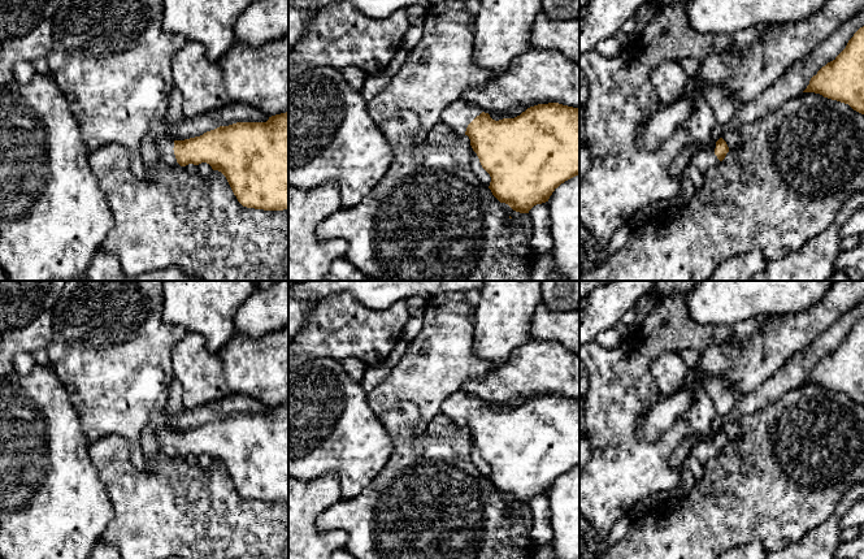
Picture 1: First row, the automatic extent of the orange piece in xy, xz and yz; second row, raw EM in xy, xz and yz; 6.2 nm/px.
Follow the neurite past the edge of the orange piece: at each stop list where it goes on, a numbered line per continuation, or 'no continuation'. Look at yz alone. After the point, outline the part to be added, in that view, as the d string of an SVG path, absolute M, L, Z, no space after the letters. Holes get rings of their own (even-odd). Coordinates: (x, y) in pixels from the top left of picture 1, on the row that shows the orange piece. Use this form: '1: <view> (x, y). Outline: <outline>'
1: yz (699, 125). Outline: M696 95L695 109L682 126L689 134L689 143L696 146L691 164L705 174L721 161L715 155L716 140L712 138L712 131L717 126L716 116L702 95Z

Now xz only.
1: xz (460, 113). Outline: M459 99L440 113L439 122L450 126L456 134L465 135L468 125L481 113L478 107Z

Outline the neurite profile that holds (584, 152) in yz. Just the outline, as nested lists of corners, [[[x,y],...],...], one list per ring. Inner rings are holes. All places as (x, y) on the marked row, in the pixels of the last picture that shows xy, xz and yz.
[[[585,143],[579,144],[579,181],[590,168],[590,153]]]

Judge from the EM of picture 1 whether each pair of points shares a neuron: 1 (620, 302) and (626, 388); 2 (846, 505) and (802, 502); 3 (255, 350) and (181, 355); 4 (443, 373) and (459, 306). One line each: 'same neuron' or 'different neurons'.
1: different neurons
2: different neurons
3: same neuron
4: same neuron

